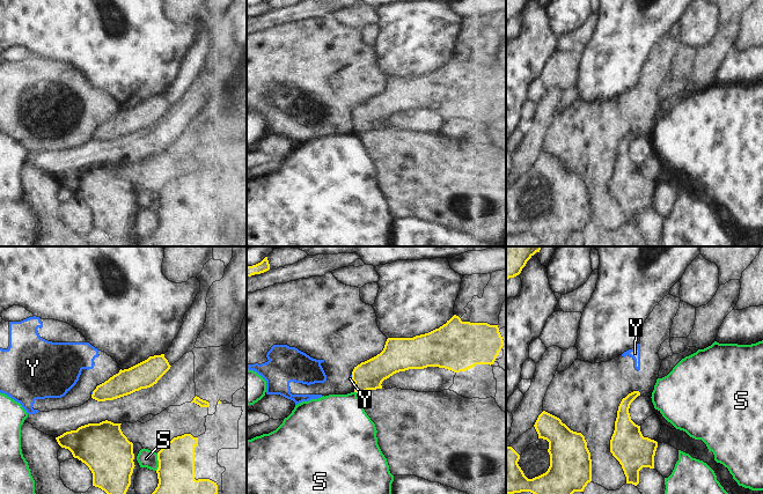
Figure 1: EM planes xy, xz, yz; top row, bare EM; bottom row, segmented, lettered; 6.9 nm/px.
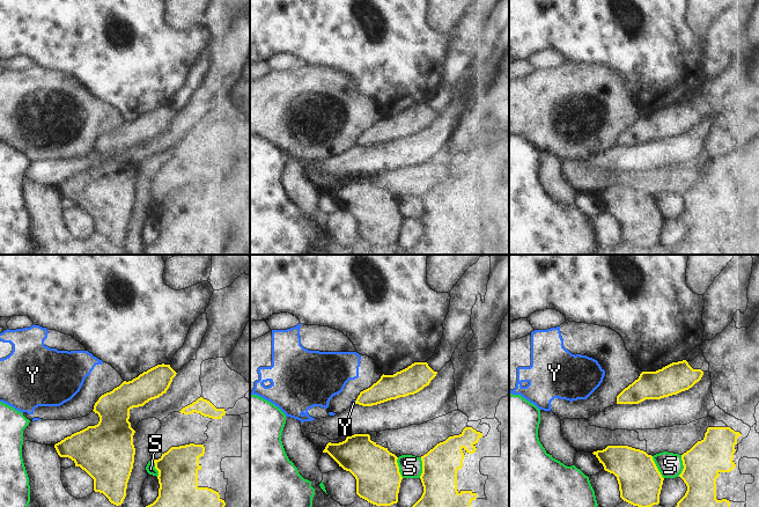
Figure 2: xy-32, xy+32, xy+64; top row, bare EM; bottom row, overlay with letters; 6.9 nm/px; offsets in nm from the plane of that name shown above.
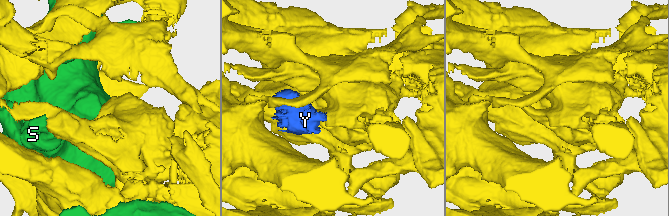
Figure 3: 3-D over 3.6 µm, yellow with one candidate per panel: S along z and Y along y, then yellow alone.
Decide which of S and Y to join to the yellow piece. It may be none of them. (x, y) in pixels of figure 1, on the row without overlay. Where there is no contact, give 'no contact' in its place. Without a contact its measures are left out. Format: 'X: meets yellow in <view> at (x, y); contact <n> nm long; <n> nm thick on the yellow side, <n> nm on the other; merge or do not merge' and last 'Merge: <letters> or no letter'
S: meets yellow in xy at (159, 203); contact 120 nm long; 300 nm thick on the yellow side, 130 nm on the other; do not merge
Y: meets yellow in xz at (352, 118); contact 40 nm long; 200 nm thick on the yellow side, 20 nm on the other; do not merge
Merge: no letter

